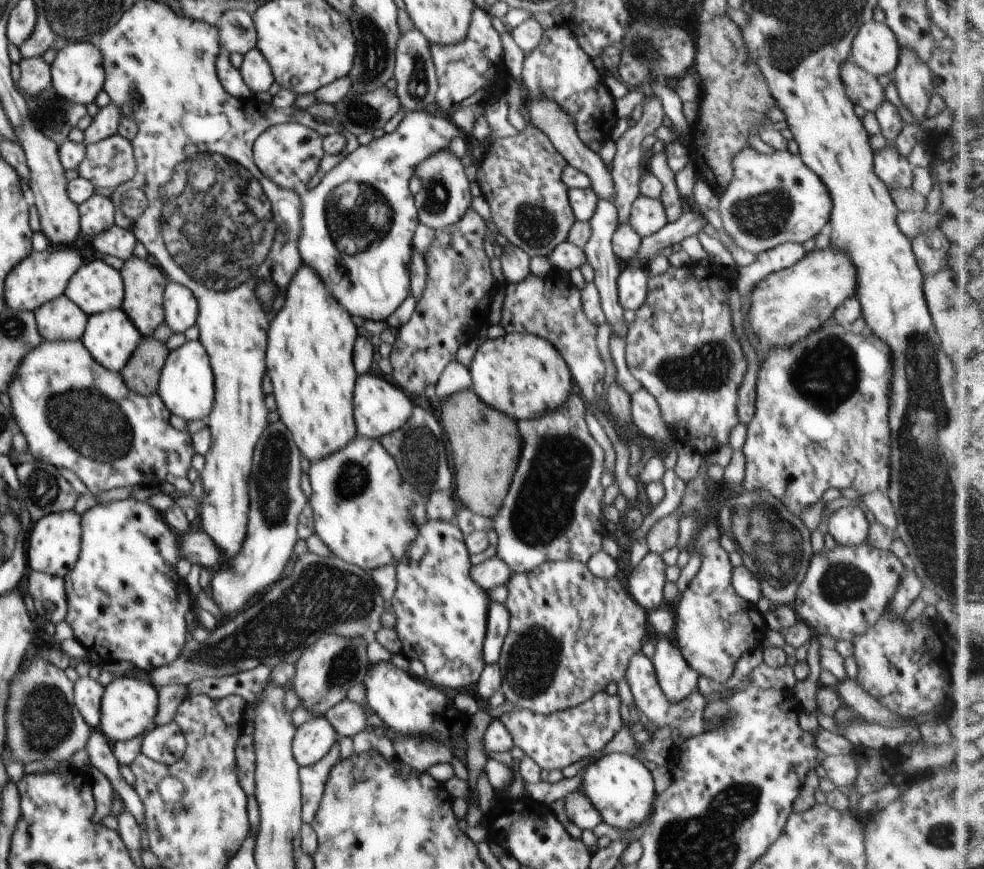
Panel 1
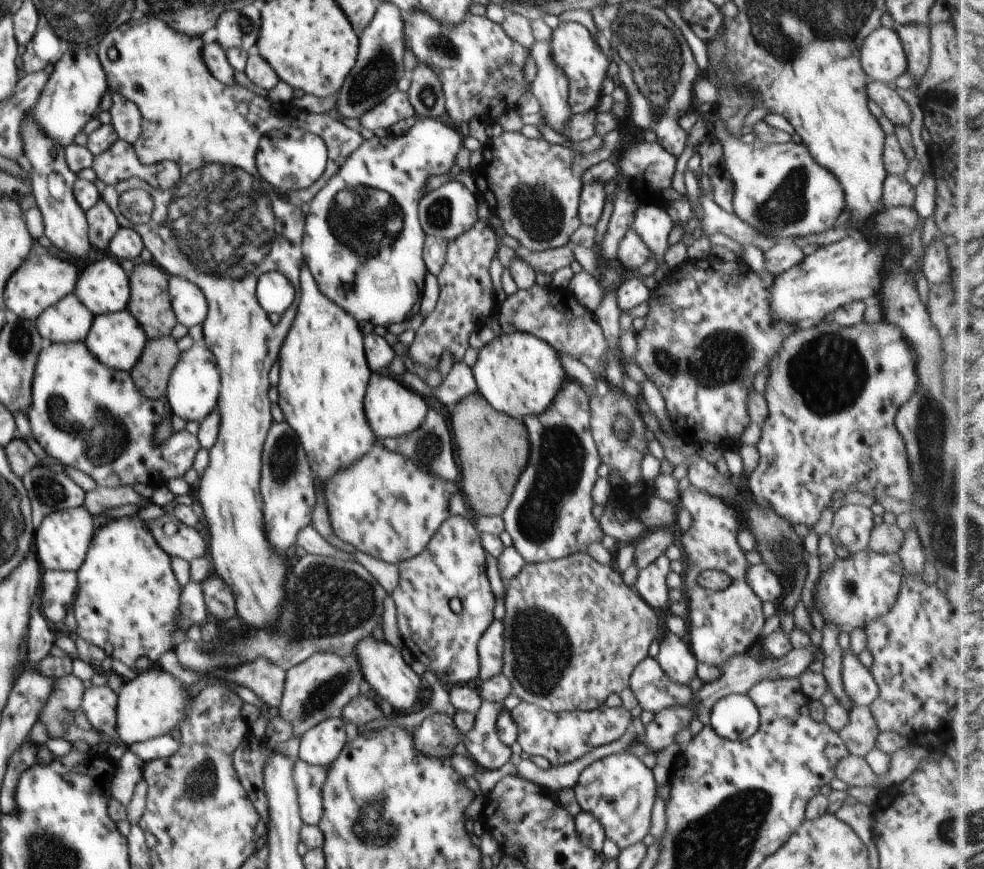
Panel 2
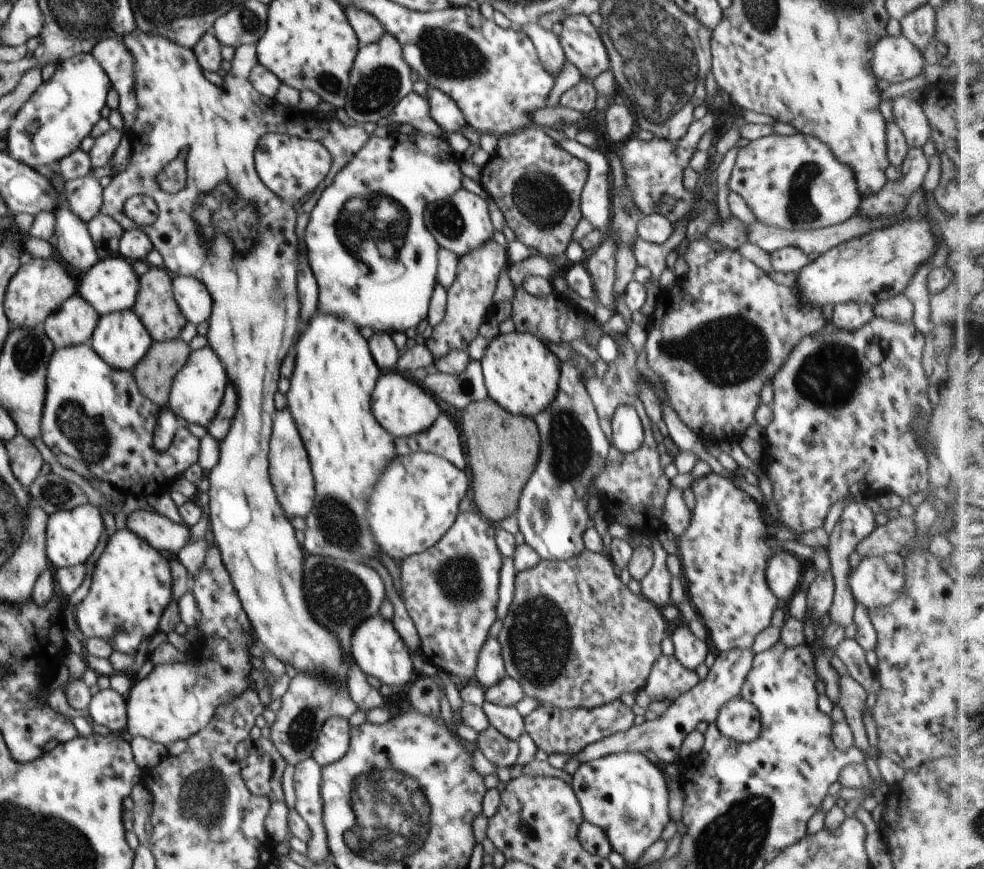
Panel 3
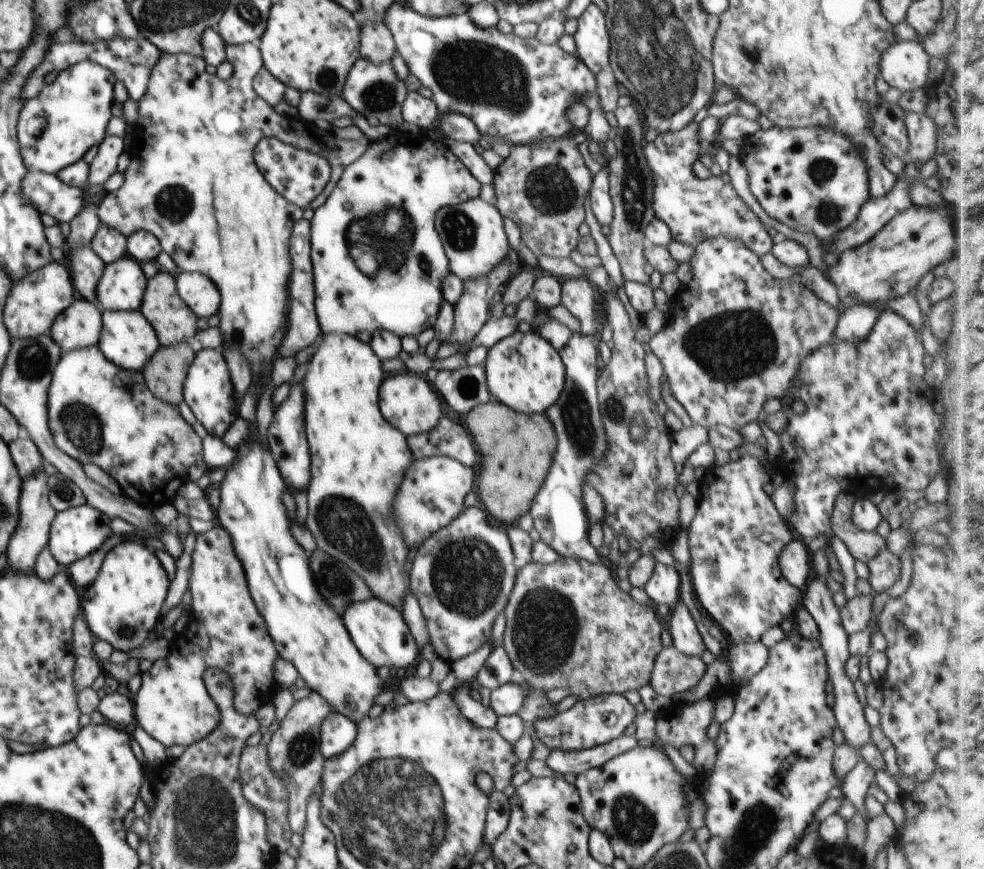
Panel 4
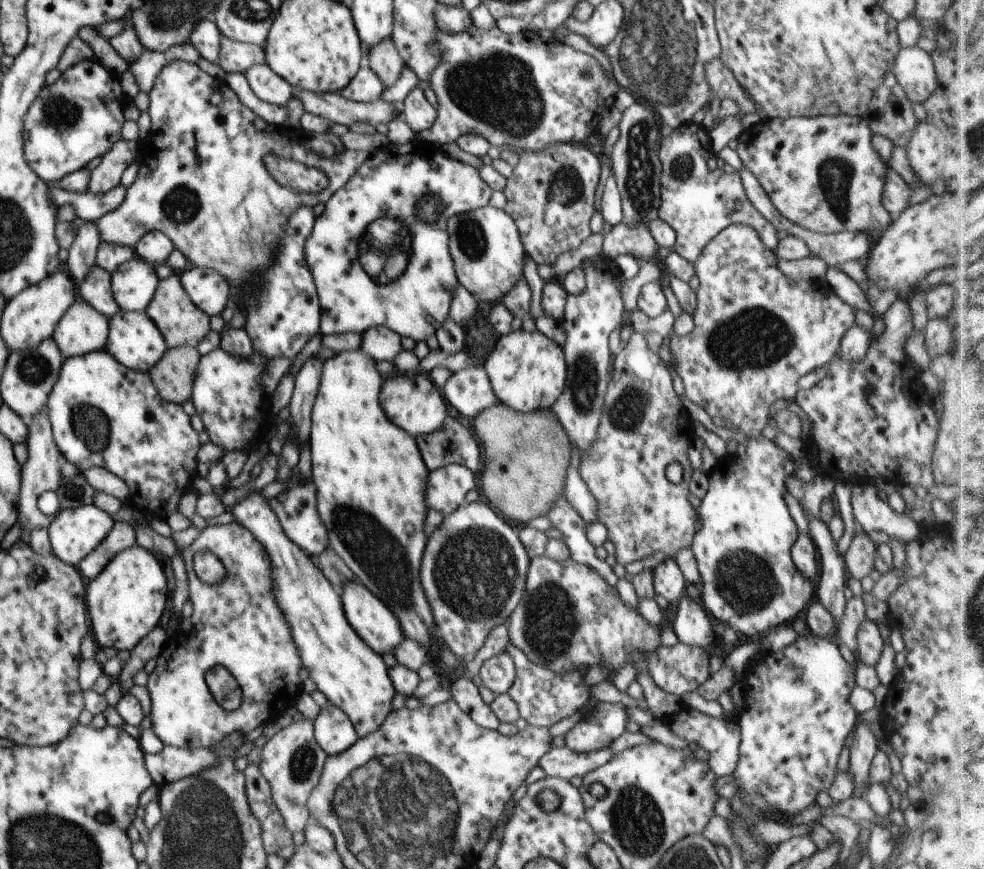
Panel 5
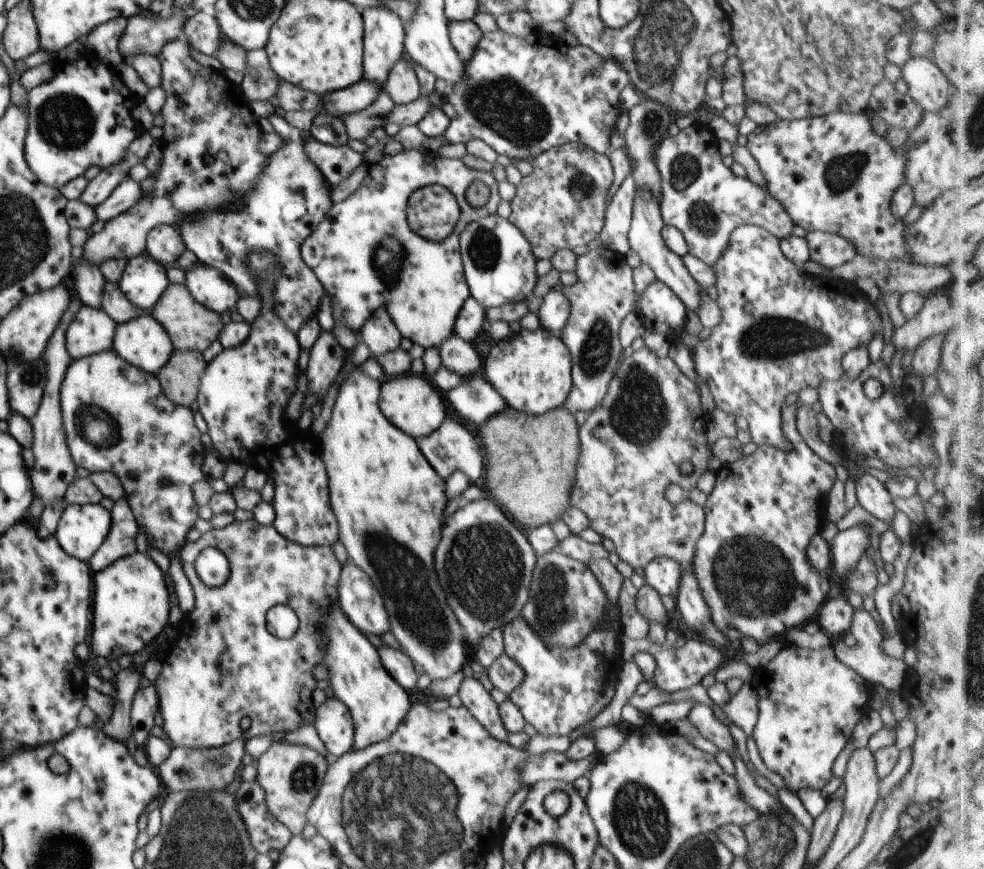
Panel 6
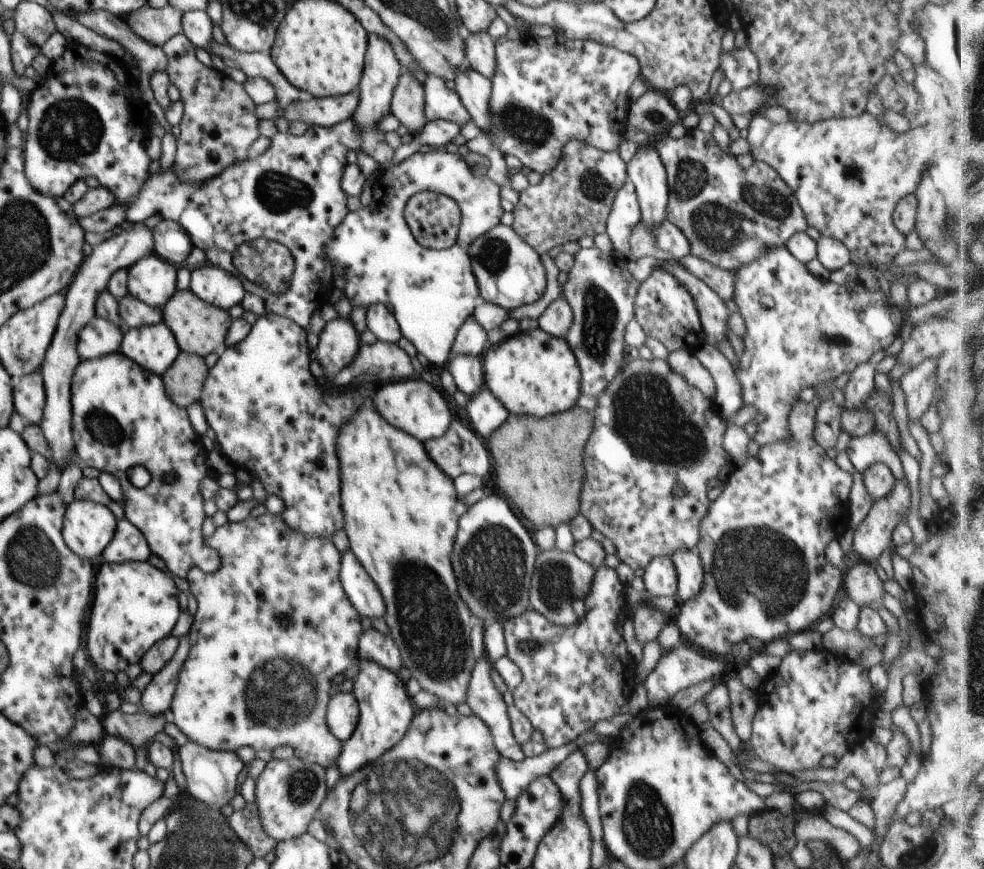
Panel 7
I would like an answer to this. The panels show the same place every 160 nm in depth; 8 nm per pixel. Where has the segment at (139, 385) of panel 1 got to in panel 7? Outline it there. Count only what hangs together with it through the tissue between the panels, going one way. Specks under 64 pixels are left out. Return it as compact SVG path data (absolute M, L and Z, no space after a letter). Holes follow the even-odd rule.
M180 351L172 366L161 376L166 394L182 408L199 402L208 371L205 357Z

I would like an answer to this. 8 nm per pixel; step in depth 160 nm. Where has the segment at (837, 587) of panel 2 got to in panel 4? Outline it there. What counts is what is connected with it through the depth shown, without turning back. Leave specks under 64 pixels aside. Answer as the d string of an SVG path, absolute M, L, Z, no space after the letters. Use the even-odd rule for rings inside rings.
M887 548L869 560L867 566L870 570L868 581L870 581L874 593L888 590L900 578L900 559Z

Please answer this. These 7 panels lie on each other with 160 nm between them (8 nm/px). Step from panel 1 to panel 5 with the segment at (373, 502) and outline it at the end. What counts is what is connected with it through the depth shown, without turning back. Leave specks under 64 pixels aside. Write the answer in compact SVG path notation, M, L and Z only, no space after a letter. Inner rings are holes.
M449 463L440 470L429 471L425 490L427 510L438 510L444 516L452 514L465 503L464 497L475 486L474 473L458 463Z

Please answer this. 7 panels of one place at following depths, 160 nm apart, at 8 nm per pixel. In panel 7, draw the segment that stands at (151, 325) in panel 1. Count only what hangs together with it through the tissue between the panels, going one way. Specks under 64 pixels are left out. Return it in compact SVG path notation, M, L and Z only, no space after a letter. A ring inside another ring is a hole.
M190 289L177 290L162 310L163 320L174 333L181 351L206 357L225 347L225 338L233 321L227 310L200 300Z

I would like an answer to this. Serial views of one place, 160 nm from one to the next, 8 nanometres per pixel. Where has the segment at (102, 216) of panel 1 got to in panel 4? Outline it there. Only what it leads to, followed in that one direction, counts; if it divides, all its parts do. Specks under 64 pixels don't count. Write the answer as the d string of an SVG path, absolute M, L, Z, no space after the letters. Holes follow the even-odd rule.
M100 226L95 232L90 248L105 262L113 263L128 256L127 238L120 231Z

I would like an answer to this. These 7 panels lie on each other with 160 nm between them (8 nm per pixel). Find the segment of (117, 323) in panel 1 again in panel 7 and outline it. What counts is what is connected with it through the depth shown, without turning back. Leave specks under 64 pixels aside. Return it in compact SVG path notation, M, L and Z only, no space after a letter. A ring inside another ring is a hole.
M162 322L129 328L123 333L119 351L137 365L162 376L181 350L172 330Z

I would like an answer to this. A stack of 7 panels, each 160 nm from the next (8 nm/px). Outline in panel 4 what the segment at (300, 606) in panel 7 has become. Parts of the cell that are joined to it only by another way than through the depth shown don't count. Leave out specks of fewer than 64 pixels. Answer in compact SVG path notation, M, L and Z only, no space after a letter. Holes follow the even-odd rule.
M220 524L197 536L190 565L189 591L192 595L190 612L194 612L194 616L210 620L210 626L212 626L210 640L202 638L200 642L194 642L184 636L182 638L177 636L171 643L168 656L155 660L150 670L141 673L142 682L134 703L136 725L140 725L165 747L174 746L174 744L189 747L208 736L221 721L221 712L208 695L203 681L203 674L207 668L214 666L228 674L235 690L234 706L243 715L255 714L259 707L272 702L276 694L275 688L278 687L274 680L274 662L278 660L279 652L274 646L264 617L259 613L251 597L246 573L235 555L232 537Z

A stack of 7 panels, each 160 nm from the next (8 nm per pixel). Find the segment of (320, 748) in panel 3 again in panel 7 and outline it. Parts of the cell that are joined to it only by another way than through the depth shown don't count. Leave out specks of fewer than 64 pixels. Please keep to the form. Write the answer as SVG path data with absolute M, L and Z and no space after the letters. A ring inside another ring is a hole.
M340 691L330 697L327 706L327 725L339 741L345 743L356 730L359 704L353 692Z

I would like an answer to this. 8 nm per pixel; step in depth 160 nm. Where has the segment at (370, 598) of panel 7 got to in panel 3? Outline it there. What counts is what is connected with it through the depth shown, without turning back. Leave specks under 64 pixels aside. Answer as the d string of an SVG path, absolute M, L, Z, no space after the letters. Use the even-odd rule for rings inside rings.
M380 613L362 621L355 628L351 638L351 655L364 674L376 676L381 684L392 686L394 692L406 686L416 671L412 665L412 653L398 635L392 620L384 619Z

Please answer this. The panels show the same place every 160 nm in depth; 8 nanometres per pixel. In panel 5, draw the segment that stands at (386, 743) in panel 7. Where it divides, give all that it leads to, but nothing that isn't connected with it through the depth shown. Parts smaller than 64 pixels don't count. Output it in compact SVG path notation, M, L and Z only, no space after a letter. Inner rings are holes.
M259 492L249 495L229 509L236 518L234 522L248 529L271 558L273 593L291 628L292 638L299 650L303 666L310 671L310 678L316 683L317 689L326 696L328 702L343 710L350 717L358 738L364 738L378 730L393 711L392 698L397 692L389 677L388 667L384 664L382 657L358 636L352 626L349 626L344 614L341 595L336 592L333 584L316 566L316 562L284 534L279 520L268 504L268 499L265 499Z

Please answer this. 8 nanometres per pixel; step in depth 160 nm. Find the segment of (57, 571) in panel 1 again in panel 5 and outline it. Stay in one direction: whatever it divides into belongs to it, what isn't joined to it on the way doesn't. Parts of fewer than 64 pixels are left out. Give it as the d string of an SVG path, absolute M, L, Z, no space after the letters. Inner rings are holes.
M84 505L75 509L60 509L49 524L51 550L56 557L77 567L107 536L115 520L96 505Z

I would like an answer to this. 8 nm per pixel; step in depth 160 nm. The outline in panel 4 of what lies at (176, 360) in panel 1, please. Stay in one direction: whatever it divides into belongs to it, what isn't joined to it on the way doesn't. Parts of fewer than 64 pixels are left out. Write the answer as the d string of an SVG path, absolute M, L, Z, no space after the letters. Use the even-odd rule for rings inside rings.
M204 349L197 352L194 362L188 369L184 381L183 400L192 408L198 422L203 424L208 434L223 439L224 433L239 418L235 388L233 387L230 371L221 351Z

